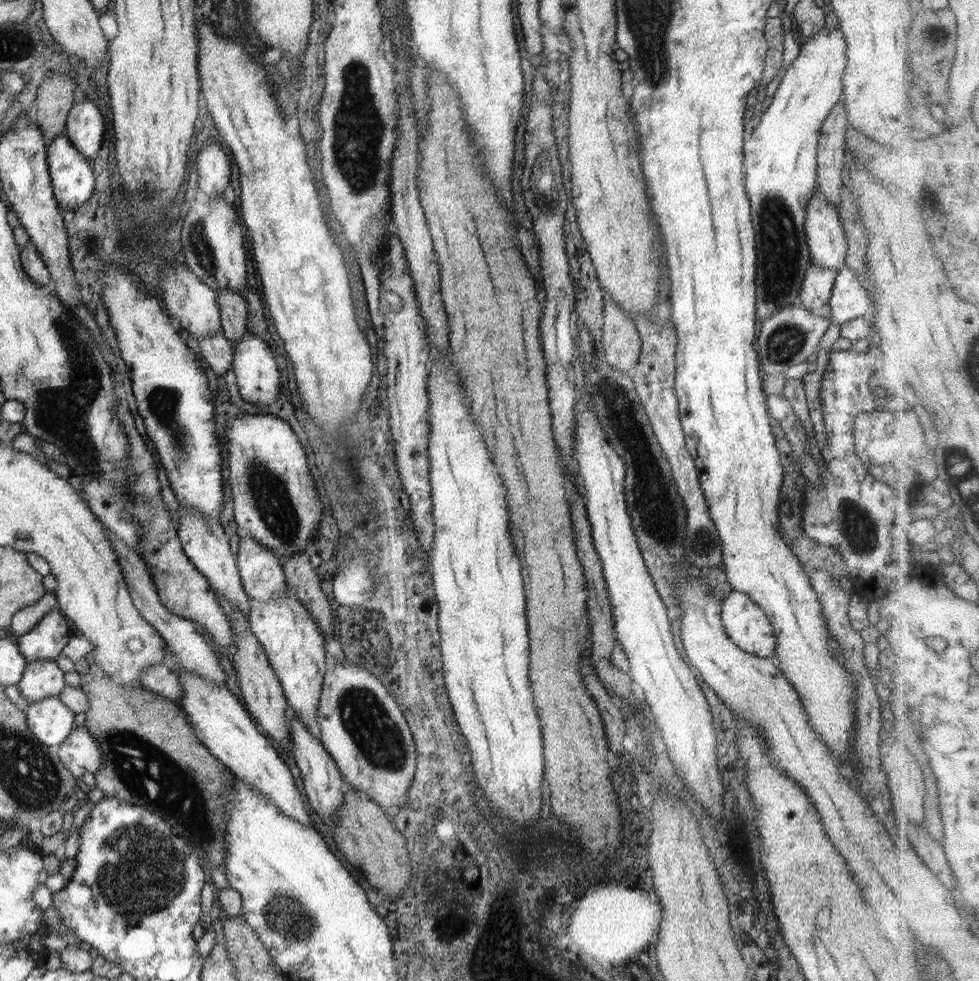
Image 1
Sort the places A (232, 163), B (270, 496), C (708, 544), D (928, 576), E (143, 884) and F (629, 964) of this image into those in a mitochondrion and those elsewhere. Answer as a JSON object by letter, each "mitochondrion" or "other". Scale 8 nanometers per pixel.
{"A":"other","B":"mitochondrion","C":"mitochondrion","D":"other","E":"mitochondrion","F":"other"}

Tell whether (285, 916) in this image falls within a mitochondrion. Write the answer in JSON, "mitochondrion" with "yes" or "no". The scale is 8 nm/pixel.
{"mitochondrion":"yes"}

